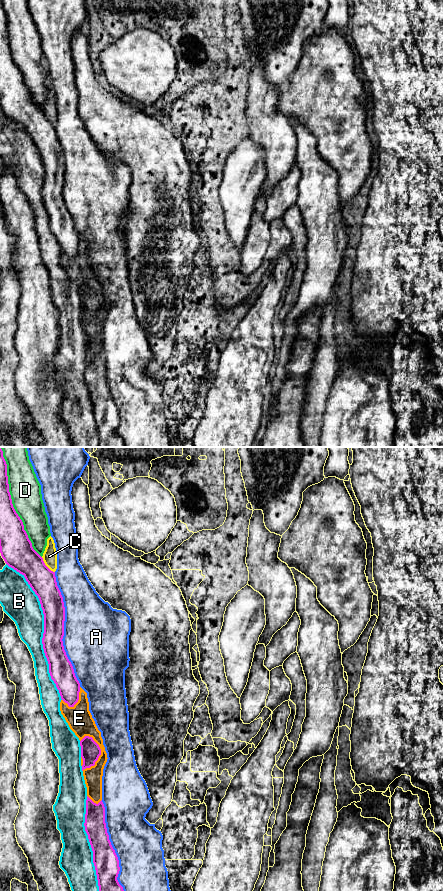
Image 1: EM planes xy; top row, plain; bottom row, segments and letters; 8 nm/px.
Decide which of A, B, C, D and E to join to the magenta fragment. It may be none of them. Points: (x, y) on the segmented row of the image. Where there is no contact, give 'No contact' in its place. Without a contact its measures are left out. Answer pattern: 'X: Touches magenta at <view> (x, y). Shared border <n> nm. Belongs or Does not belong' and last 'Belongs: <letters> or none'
A: Touches magenta at xy (63, 629). Shared border 950 nm. Does not belong
B: Touches magenta at xy (44, 629). Shared border 1200 nm. Does not belong
C: Touches magenta at xy (45, 565). Shared border 170 nm. Does not belong
D: Touches magenta at xy (11, 502). Shared border 950 nm. Does not belong
E: Touches magenta at xy (100, 754). Shared border 300 nm. Does not belong
Belongs: none

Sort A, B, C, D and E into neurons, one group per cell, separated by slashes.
A / B / C / D / E

